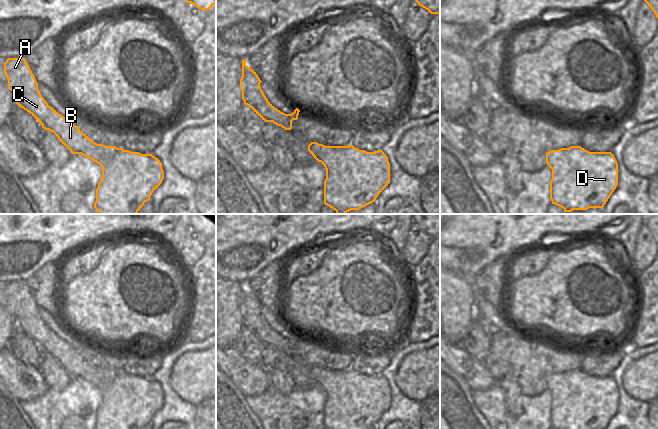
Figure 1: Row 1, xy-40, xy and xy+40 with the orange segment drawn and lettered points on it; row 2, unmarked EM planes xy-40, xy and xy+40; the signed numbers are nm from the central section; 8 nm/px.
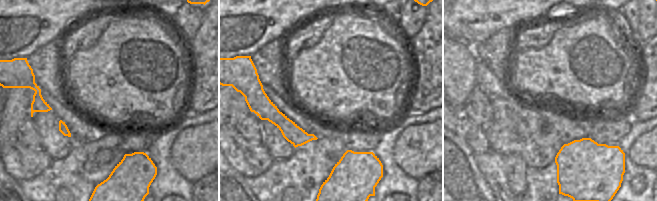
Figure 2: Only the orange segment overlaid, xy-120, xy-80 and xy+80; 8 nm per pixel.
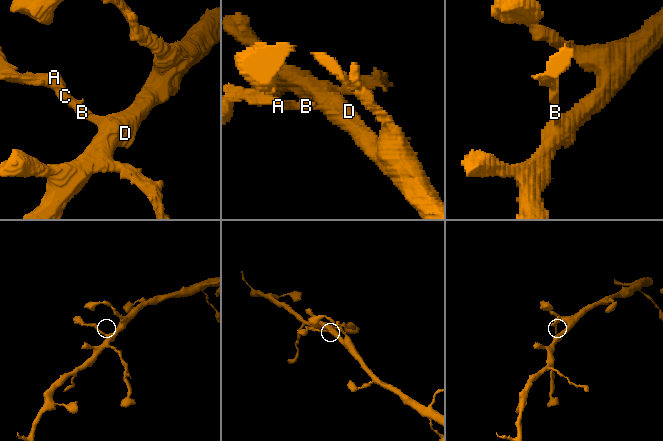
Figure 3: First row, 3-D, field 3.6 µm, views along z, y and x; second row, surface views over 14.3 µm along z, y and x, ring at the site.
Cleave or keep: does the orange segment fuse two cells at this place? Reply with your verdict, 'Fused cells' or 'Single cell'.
Single cell.

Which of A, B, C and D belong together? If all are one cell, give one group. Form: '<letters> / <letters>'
A B C D

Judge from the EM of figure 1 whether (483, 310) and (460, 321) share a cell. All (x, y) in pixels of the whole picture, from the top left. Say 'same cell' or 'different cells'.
different cells

